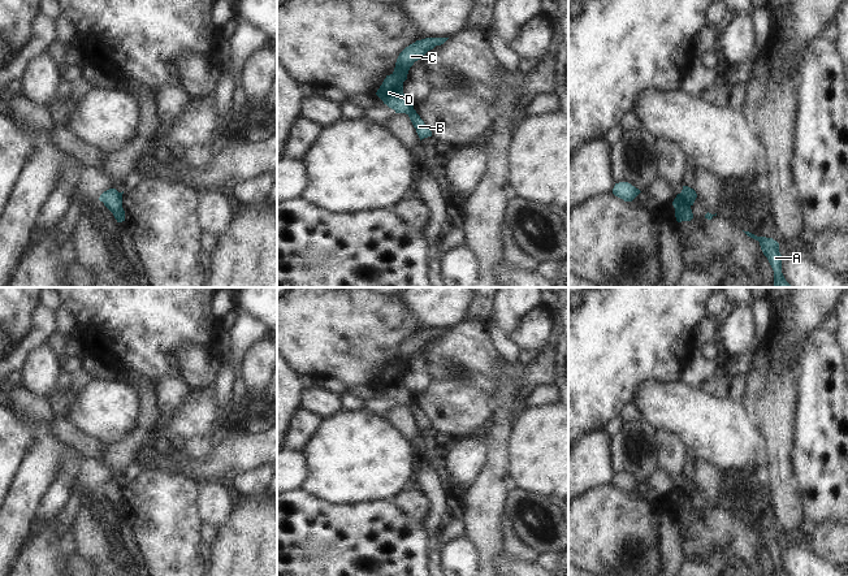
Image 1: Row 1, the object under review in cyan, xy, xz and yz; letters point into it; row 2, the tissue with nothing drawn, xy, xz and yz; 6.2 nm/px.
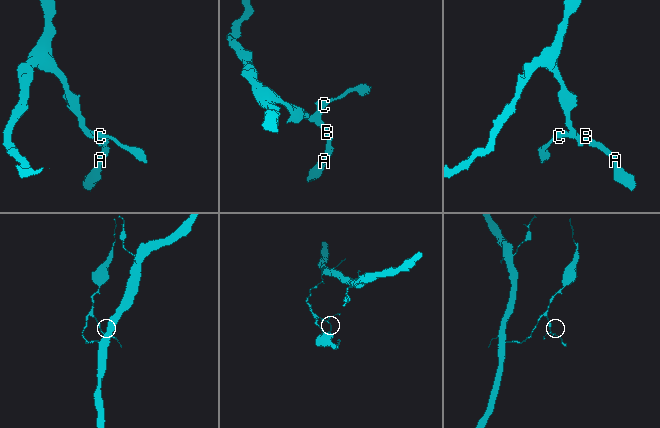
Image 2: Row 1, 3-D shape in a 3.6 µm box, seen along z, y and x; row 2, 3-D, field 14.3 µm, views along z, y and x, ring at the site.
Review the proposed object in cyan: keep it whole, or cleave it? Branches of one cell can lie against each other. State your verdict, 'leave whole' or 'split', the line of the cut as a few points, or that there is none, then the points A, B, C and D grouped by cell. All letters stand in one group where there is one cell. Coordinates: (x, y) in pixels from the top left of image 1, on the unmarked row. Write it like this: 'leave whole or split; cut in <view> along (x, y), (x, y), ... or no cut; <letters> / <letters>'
split; cut in yz along (679, 485), (689, 497); A B / C D

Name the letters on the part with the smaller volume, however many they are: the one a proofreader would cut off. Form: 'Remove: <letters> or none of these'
Remove: A, B

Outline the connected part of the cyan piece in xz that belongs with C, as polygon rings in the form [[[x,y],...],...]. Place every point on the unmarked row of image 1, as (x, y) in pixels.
[[[425,329],[406,338],[398,347],[394,363],[386,367],[376,386],[395,404],[408,406],[414,395],[403,385],[403,373],[410,359],[436,337],[444,335],[449,329]]]

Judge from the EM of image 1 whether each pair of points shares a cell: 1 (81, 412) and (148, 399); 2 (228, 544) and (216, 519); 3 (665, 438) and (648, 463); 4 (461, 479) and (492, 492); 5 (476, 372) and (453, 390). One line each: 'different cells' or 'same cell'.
1: different cells
2: different cells
3: different cells
4: different cells
5: different cells

